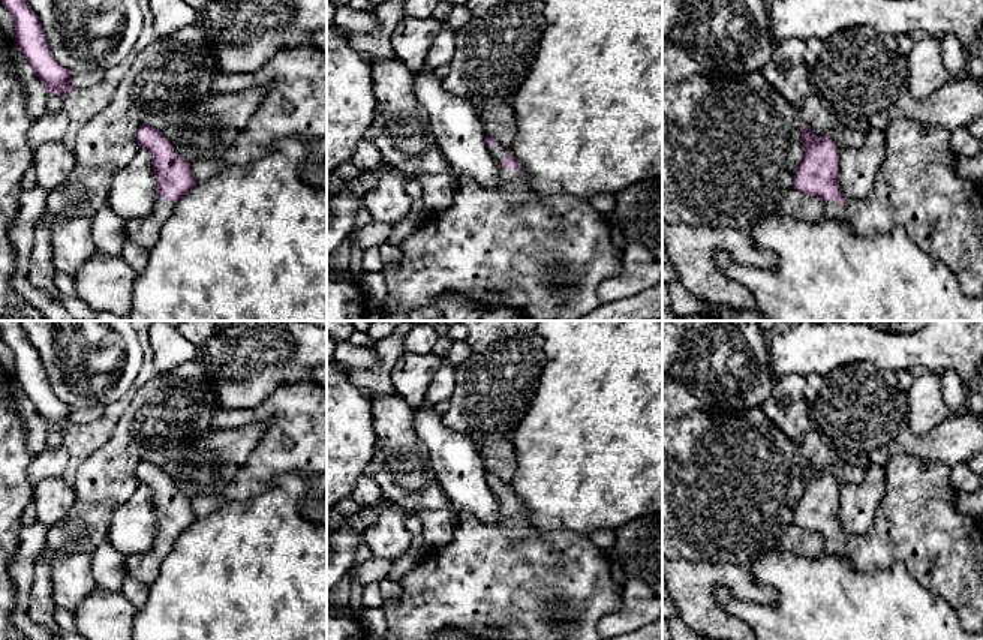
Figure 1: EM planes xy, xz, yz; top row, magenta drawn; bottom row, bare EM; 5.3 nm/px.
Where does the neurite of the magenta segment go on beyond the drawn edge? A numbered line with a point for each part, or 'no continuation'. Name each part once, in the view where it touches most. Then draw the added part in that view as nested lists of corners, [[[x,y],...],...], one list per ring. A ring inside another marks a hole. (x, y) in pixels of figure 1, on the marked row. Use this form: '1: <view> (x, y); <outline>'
1: xz (498, 152); [[[500,144],[489,147],[489,151],[493,156],[493,159],[499,163],[499,166],[500,166],[500,162],[511,154],[509,148]]]

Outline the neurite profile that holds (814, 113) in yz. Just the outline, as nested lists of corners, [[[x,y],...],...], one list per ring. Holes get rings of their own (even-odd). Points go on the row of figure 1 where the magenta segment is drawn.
[[[814,91],[799,106],[803,126],[809,126],[815,136],[830,138],[839,150],[860,148],[865,132],[850,127],[845,120],[836,117]]]

